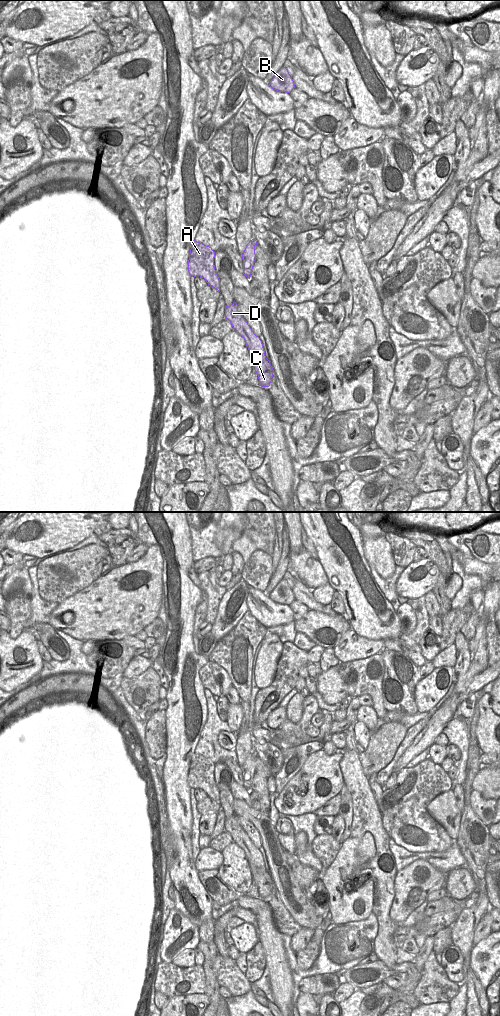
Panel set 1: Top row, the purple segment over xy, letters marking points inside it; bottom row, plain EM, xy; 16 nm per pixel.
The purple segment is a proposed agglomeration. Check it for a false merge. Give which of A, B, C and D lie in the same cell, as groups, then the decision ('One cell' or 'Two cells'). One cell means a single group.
Groups: A C D / B. Two cells

